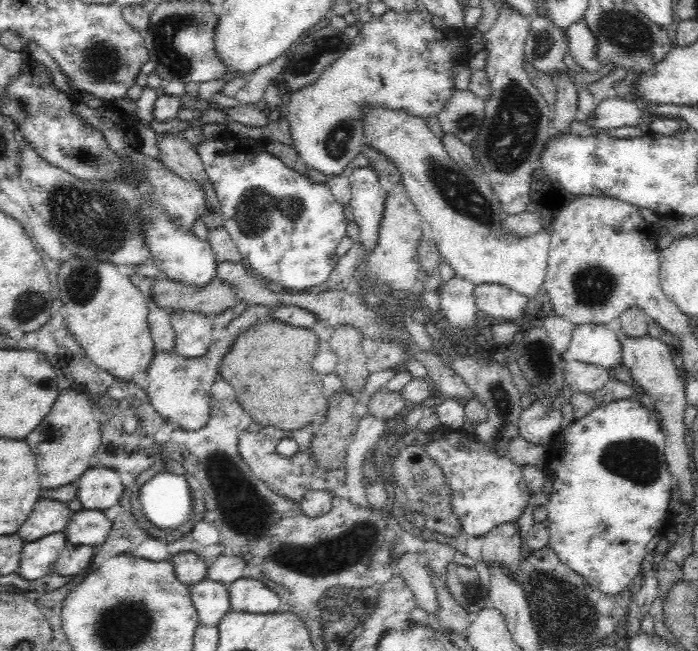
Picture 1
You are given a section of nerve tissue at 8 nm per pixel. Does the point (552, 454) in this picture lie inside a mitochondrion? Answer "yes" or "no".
no

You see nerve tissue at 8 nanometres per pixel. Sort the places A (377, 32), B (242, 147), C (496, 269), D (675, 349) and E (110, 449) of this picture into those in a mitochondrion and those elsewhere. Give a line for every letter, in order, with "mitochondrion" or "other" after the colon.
A: other
B: other
C: other
D: other
E: other

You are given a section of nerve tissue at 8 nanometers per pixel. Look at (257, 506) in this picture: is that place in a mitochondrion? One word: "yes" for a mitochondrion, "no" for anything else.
yes

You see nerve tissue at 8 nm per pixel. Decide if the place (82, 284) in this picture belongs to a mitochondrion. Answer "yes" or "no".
yes

